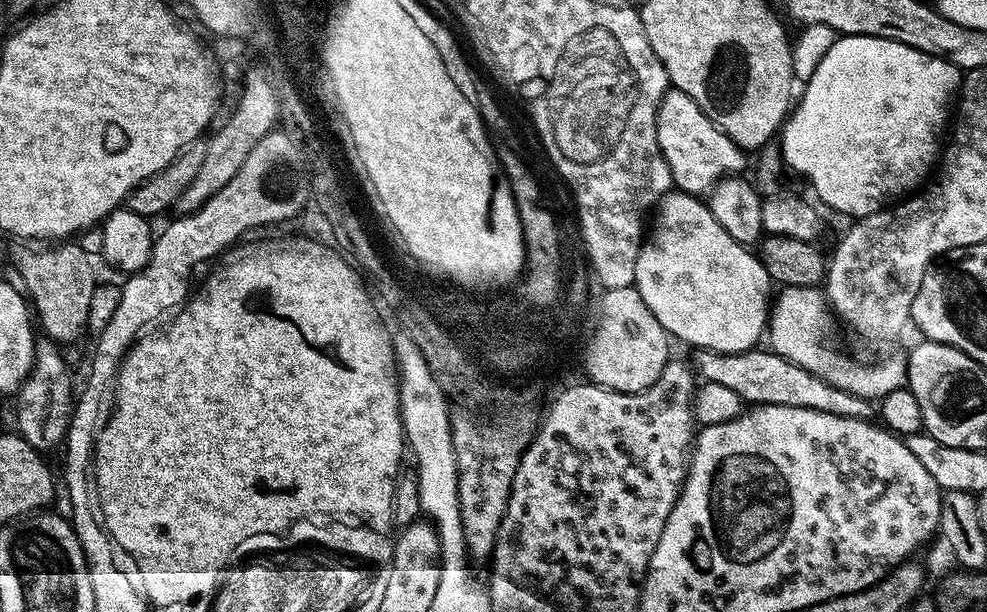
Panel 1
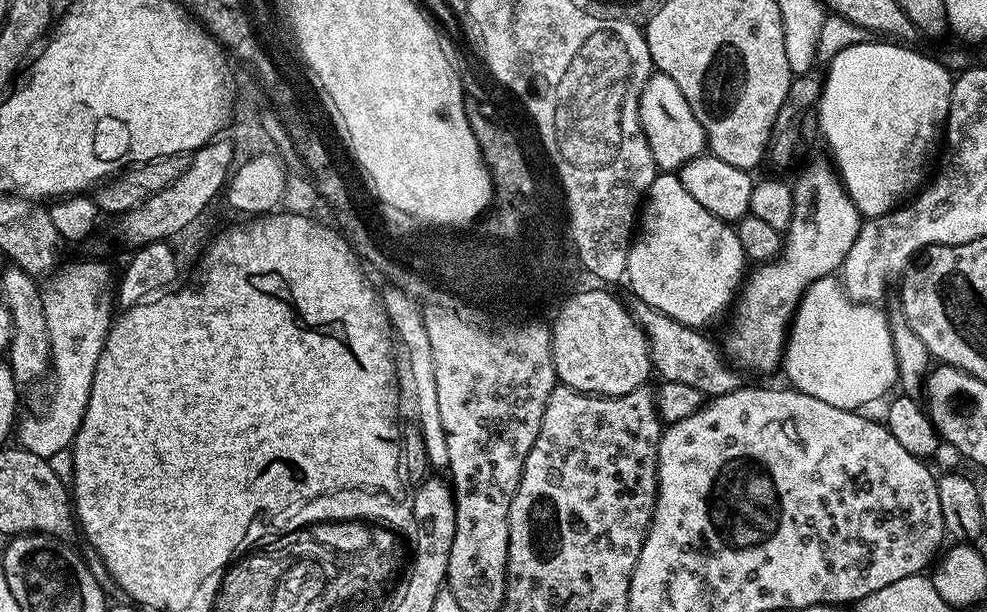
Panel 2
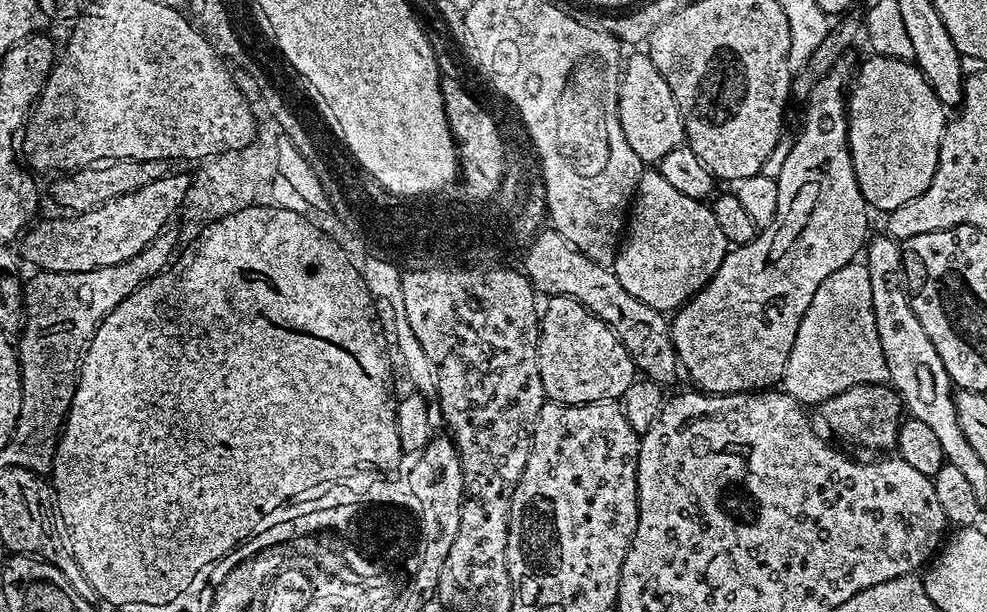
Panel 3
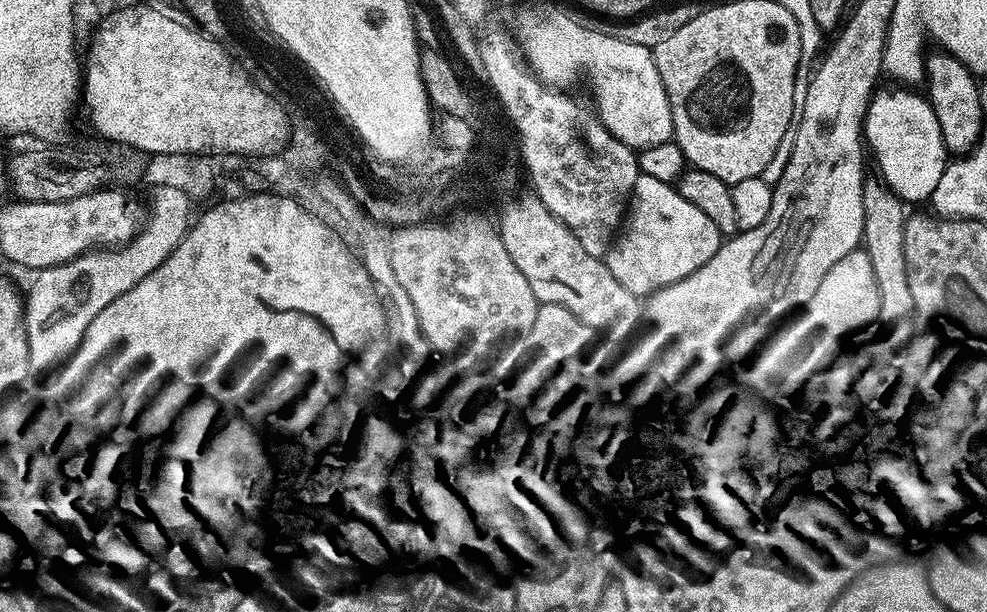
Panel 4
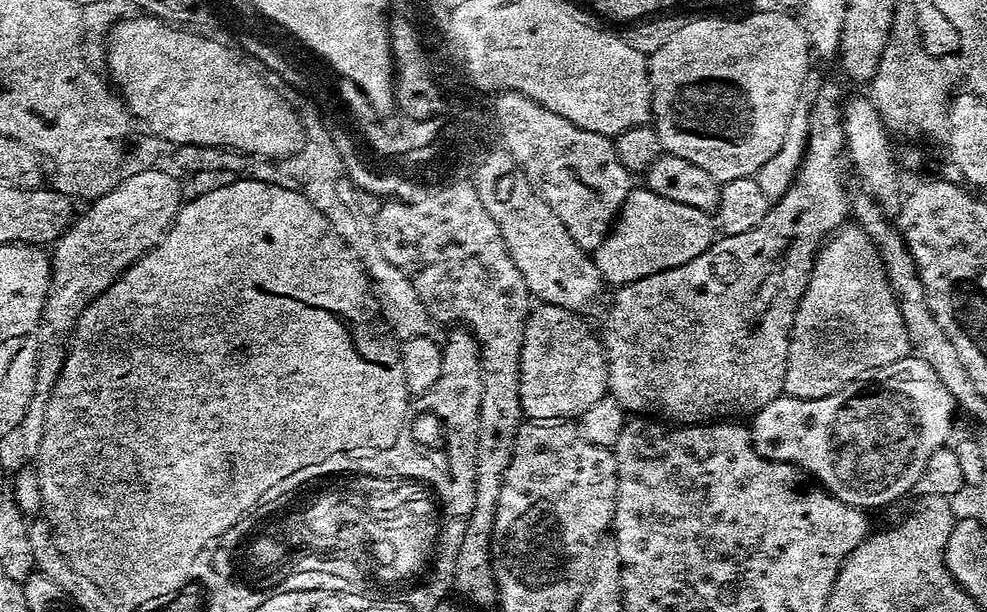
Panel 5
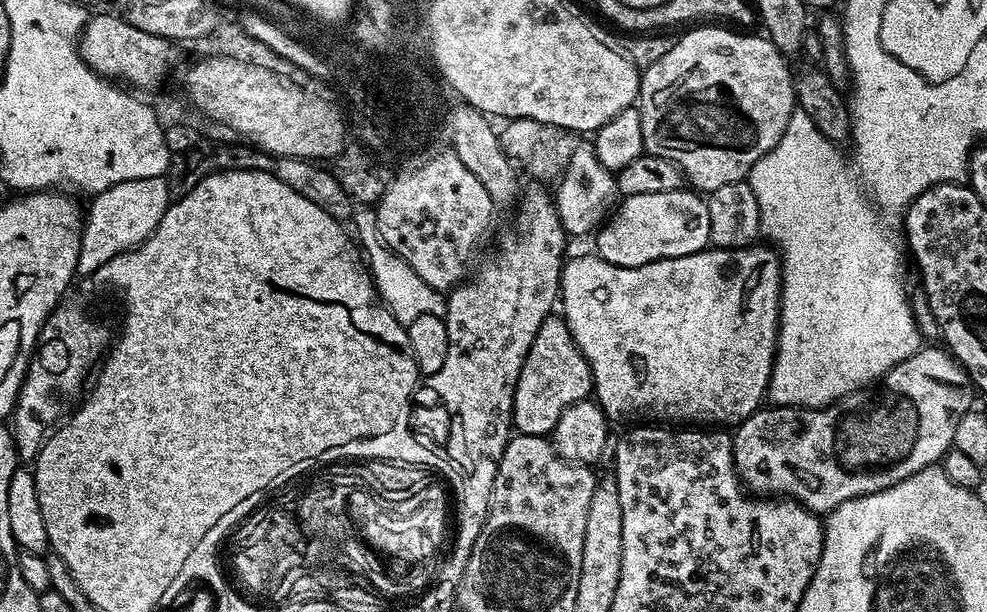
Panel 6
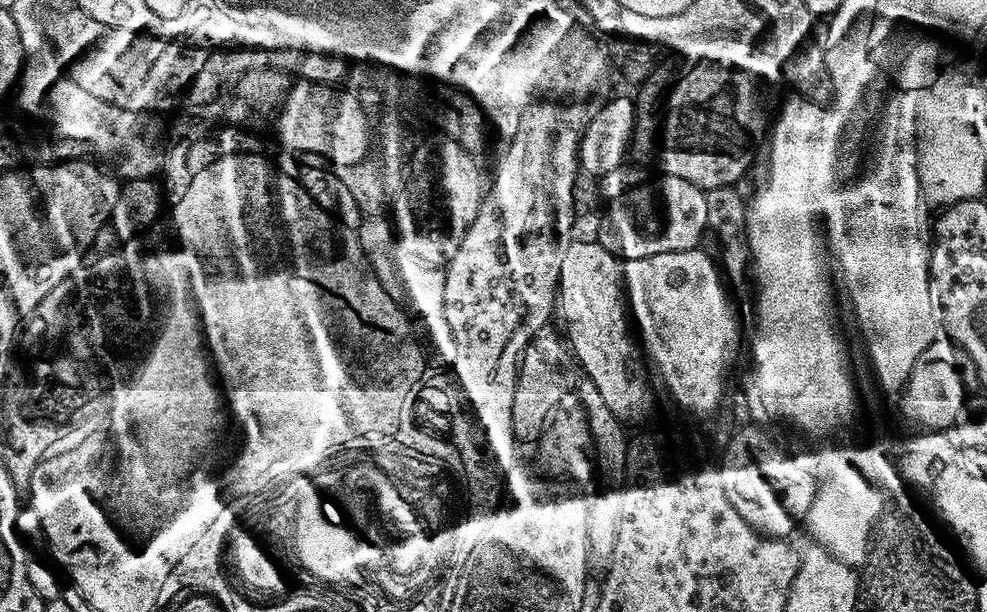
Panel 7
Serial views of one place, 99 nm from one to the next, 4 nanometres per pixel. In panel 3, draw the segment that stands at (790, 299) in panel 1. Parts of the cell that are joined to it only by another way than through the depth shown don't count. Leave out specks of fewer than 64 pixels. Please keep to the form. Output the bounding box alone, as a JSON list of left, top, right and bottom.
[783,262,885,406]

